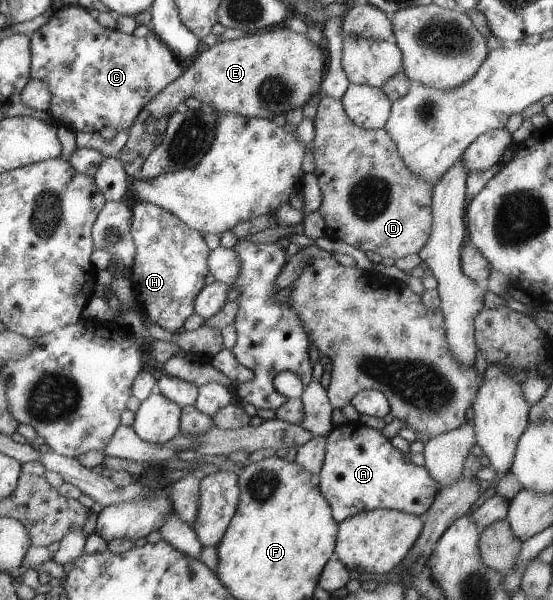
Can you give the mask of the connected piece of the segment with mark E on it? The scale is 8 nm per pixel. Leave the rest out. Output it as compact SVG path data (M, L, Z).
M285 25L267 27L236 39L218 40L215 45L201 51L177 79L169 82L137 113L126 131L126 143L117 156L123 171L129 180L135 178L149 152L164 138L167 118L180 108L185 99L197 99L221 112L271 120L295 107L303 107L309 97L317 93L325 64L325 57L315 43Z

